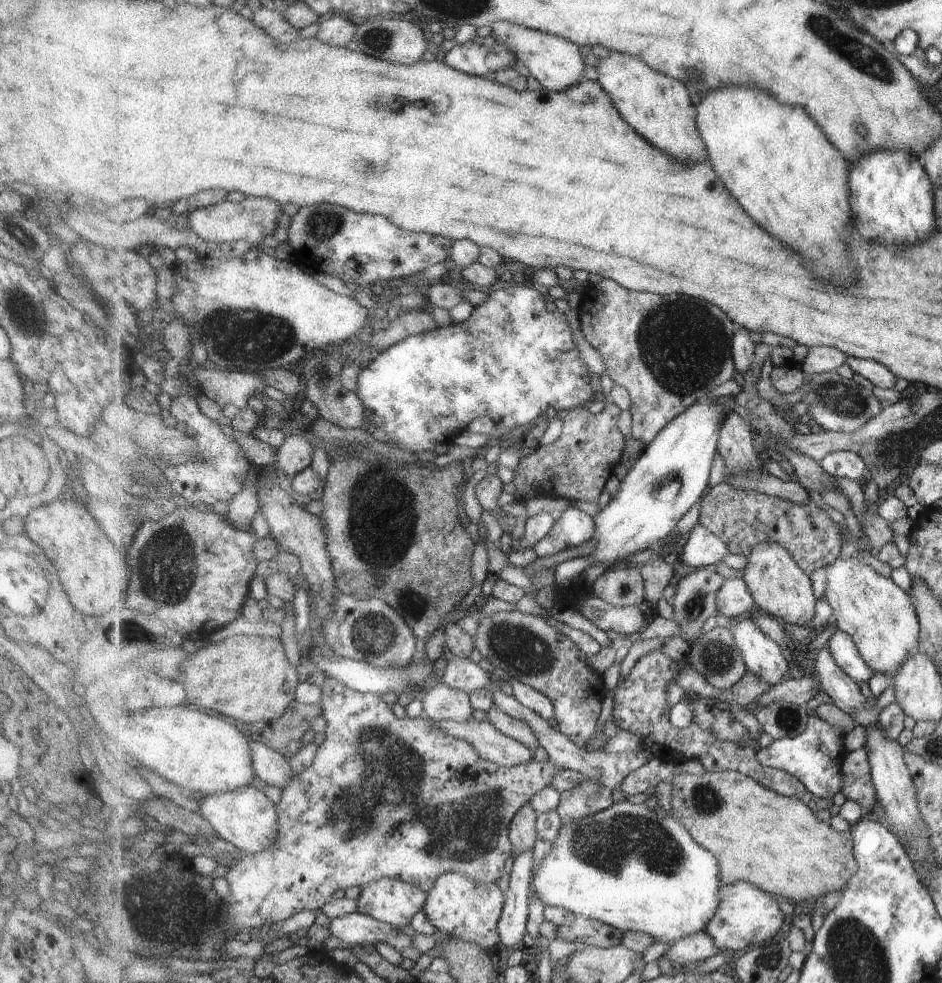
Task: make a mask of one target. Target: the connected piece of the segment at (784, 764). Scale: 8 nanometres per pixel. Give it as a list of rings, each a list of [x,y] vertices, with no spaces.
[[[811,716],[807,730],[795,738],[787,737],[774,740],[768,747],[757,752],[759,762],[763,766],[784,770],[796,776],[807,786],[807,790],[819,798],[833,798],[843,788],[843,762],[847,752],[843,728],[831,726],[819,716]]]

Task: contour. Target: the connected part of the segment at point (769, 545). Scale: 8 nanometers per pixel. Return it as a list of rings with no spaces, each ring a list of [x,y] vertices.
[[[765,540],[752,550],[747,559],[748,563],[744,568],[743,578],[756,604],[763,611],[785,623],[803,626],[803,628],[809,626],[815,616],[815,606],[817,606],[819,600],[813,592],[811,578],[795,562],[791,552],[777,542]]]

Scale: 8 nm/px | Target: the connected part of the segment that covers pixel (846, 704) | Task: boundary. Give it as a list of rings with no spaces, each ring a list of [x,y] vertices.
[[[829,644],[816,649],[813,657],[821,677],[823,691],[833,700],[833,704],[847,714],[855,714],[867,708],[867,698],[859,690],[861,686],[851,676],[847,676],[835,662]]]

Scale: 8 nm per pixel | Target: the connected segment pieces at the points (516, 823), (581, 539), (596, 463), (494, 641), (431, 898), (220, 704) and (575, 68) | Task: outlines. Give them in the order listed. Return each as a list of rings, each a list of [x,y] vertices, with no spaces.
[[[529,802],[527,806],[523,806],[523,808],[519,810],[517,816],[511,821],[510,838],[514,846],[512,856],[515,861],[523,852],[533,850],[536,847],[538,839],[536,827],[537,818],[538,812]]]
[[[569,507],[558,519],[551,532],[543,542],[535,545],[537,556],[551,556],[559,554],[567,548],[581,546],[589,542],[595,534],[595,520],[592,516],[581,511],[580,507]]]
[[[608,400],[599,413],[591,413],[587,406],[571,408],[562,418],[562,434],[551,444],[537,444],[536,448],[521,458],[513,475],[513,502],[525,504],[535,497],[526,498],[524,486],[533,486],[539,496],[549,498],[565,498],[572,500],[589,500],[599,502],[603,490],[613,476],[615,466],[623,462],[625,452],[625,436],[619,428],[621,410],[613,401]]]
[[[518,610],[495,612],[491,616],[483,615],[479,620],[477,631],[472,636],[475,649],[483,659],[487,659],[494,669],[501,669],[512,679],[517,679],[527,686],[542,692],[551,699],[555,706],[557,727],[581,748],[589,752],[605,750],[607,754],[637,752],[644,748],[643,738],[629,731],[618,731],[616,735],[604,735],[603,748],[595,746],[597,726],[603,696],[607,690],[603,684],[603,674],[599,674],[589,664],[587,655],[545,618],[533,616]]]
[[[447,872],[439,876],[435,886],[429,890],[423,914],[439,933],[476,942],[490,950],[495,949],[501,942],[498,924],[505,904],[506,893],[503,893],[497,884],[483,886],[469,876]]]
[[[237,635],[209,643],[191,656],[191,664],[187,660],[183,672],[187,684],[191,672],[191,688],[187,690],[191,706],[223,715],[234,723],[246,723],[248,727],[281,718],[295,702],[295,690],[301,680],[299,670],[289,662],[280,639],[251,635]]]
[[[496,21],[492,25],[491,33],[495,34],[495,38],[501,40],[507,48],[513,50],[517,60],[528,68],[531,75],[545,90],[563,92],[567,88],[573,88],[573,86],[587,81],[583,76],[583,71],[587,67],[583,62],[585,56],[581,56],[581,52],[579,52],[580,46],[569,39],[530,29],[526,26],[511,24],[511,22],[507,21]]]

